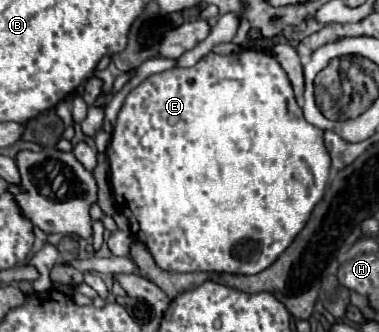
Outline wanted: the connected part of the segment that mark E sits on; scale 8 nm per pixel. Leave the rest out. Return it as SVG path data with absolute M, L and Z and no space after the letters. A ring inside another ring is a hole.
M243 50L229 56L209 52L191 68L171 68L167 72L153 74L147 80L143 80L125 98L125 104L117 116L115 130L111 134L107 158L111 166L113 196L117 206L129 218L133 236L151 250L159 268L169 272L199 272L199 270L205 272L207 270L207 272L229 272L229 274L237 274L237 272L259 274L261 270L271 266L277 260L277 256L293 242L299 230L303 230L315 204L323 198L329 176L331 176L331 158L323 144L323 130L311 126L303 118L303 112L295 102L293 86L285 70L269 52L259 52L259 50ZM251 246L257 246L255 254L249 252Z

